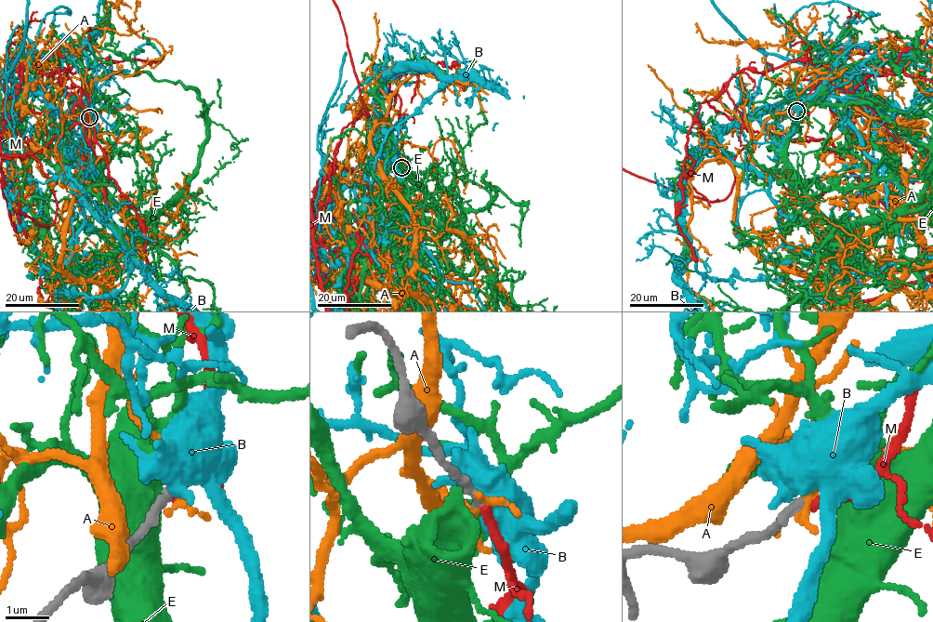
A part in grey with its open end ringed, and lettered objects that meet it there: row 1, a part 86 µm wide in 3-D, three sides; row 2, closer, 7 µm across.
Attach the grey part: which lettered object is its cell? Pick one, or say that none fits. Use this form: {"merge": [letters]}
{"merge": ["M"]}

